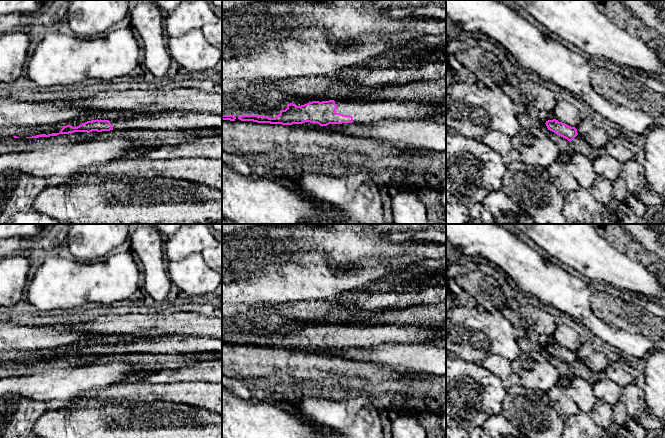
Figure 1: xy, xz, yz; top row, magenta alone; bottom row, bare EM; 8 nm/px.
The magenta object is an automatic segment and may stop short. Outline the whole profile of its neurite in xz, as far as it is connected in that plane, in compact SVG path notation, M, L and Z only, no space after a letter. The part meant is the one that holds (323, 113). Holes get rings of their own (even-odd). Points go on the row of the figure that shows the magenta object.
M446 96L437 98L437 102L433 102L431 99L421 102L354 102L337 99L335 101L312 101L301 106L290 103L285 110L280 110L275 118L261 115L241 115L238 119L282 125L310 122L320 126L352 122L367 123L385 118L427 120L437 114L446 114Z

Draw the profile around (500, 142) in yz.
M491 131L484 136L482 141L502 156L502 160L506 166L520 160L520 154L513 147L511 137L502 132Z

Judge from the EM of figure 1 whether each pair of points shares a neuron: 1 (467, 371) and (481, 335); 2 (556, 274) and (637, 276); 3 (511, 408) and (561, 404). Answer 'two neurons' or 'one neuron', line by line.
1: two neurons
2: two neurons
3: two neurons

